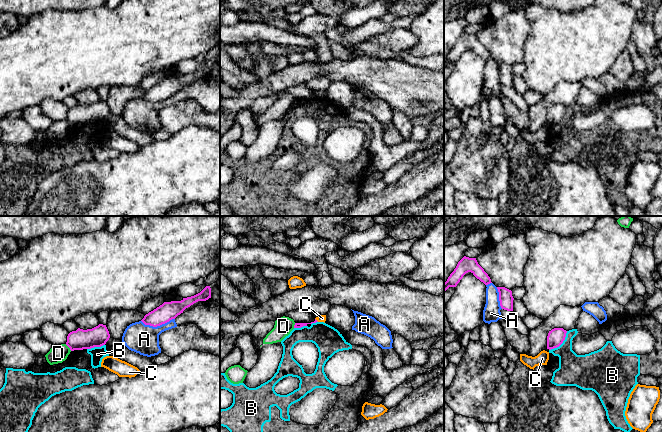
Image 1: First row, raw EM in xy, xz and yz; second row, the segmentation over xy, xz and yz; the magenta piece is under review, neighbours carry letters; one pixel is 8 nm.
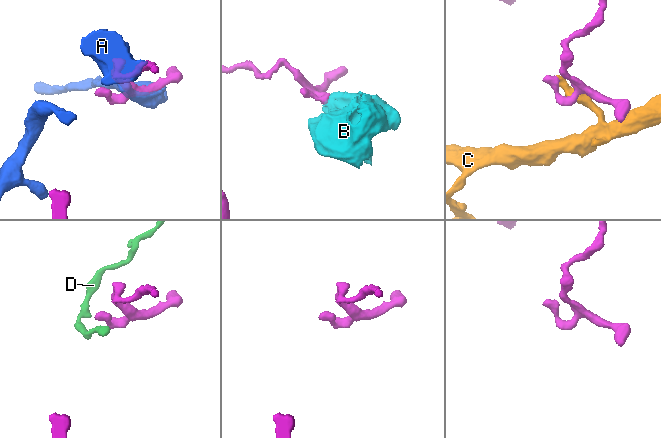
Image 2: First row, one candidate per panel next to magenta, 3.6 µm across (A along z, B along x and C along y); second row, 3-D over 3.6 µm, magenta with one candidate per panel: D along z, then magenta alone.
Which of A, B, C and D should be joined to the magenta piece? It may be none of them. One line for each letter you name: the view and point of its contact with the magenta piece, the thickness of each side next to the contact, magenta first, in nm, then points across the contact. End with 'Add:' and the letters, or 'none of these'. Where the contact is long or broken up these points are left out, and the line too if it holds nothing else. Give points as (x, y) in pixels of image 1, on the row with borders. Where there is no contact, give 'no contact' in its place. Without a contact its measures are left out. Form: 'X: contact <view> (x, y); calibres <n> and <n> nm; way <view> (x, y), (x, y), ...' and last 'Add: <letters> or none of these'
Add: none of these

